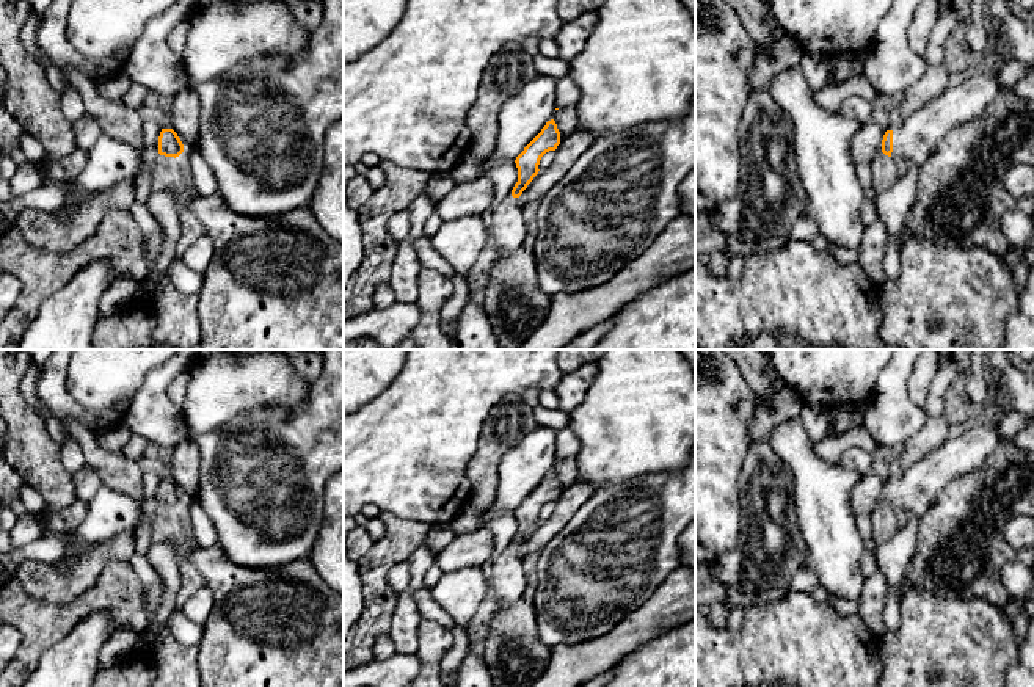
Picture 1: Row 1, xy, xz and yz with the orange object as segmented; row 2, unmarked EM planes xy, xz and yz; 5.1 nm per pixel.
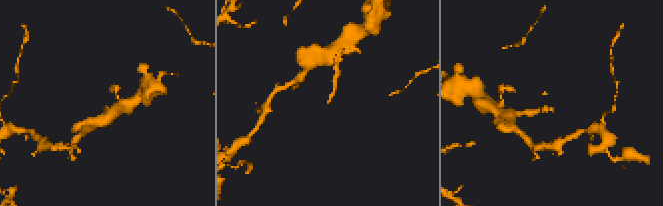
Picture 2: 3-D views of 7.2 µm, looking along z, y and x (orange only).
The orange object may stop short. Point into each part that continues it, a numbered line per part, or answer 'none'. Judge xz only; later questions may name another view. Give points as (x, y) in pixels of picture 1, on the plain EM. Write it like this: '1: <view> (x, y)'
1: xz (507, 579)

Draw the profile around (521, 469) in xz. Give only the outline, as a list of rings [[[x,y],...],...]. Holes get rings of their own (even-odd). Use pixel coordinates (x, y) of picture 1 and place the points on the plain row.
[[[538,425],[499,461],[497,511],[516,511],[555,464],[555,430]]]

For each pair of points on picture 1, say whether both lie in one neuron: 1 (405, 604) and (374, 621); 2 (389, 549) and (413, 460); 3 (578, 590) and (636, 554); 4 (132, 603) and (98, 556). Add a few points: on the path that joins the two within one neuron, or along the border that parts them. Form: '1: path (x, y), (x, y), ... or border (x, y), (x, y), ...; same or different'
1: border (399, 593), (388, 634); different
2: border (380, 510), (430, 526); different
3: path (592, 576), (614, 554), (622, 554); same
4: border (127, 560), (112, 560), (98, 581), (82, 595); different

